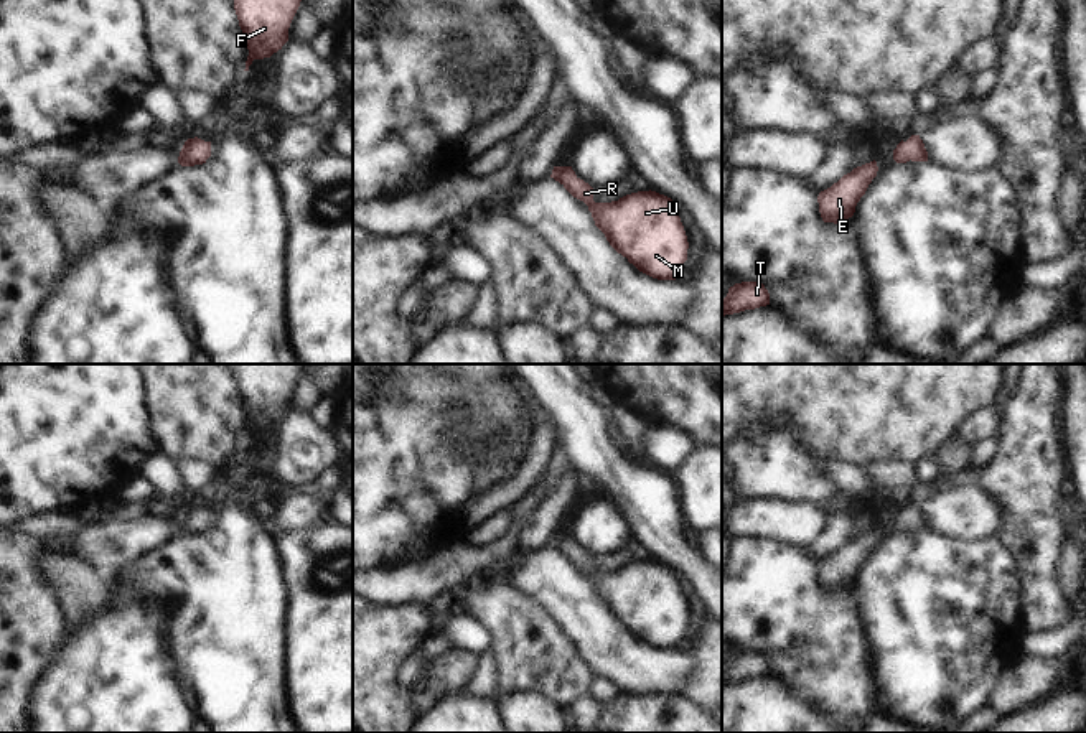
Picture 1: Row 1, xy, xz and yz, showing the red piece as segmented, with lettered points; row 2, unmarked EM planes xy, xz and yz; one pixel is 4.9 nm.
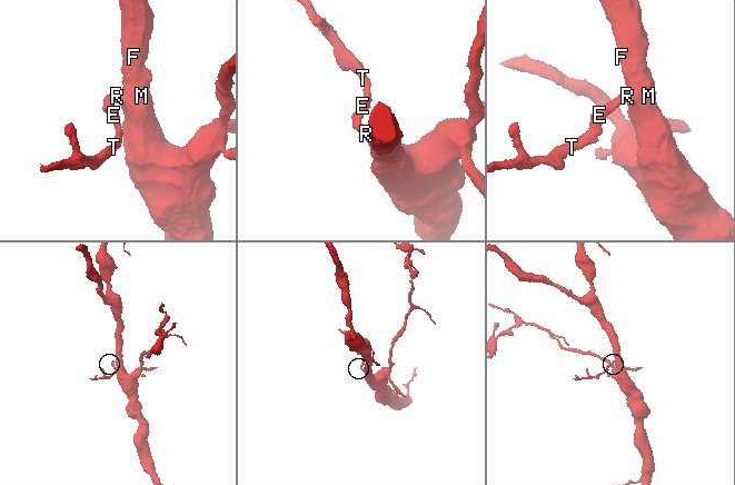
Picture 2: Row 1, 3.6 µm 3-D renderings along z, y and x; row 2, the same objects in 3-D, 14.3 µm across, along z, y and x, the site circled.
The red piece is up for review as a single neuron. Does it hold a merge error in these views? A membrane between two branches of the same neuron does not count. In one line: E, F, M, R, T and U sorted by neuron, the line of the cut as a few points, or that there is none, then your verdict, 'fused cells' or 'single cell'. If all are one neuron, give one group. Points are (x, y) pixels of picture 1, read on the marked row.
E F M R T U; no cut; single cell

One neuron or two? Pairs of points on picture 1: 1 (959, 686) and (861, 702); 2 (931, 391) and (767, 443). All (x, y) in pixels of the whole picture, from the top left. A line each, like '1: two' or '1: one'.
1: two
2: two

